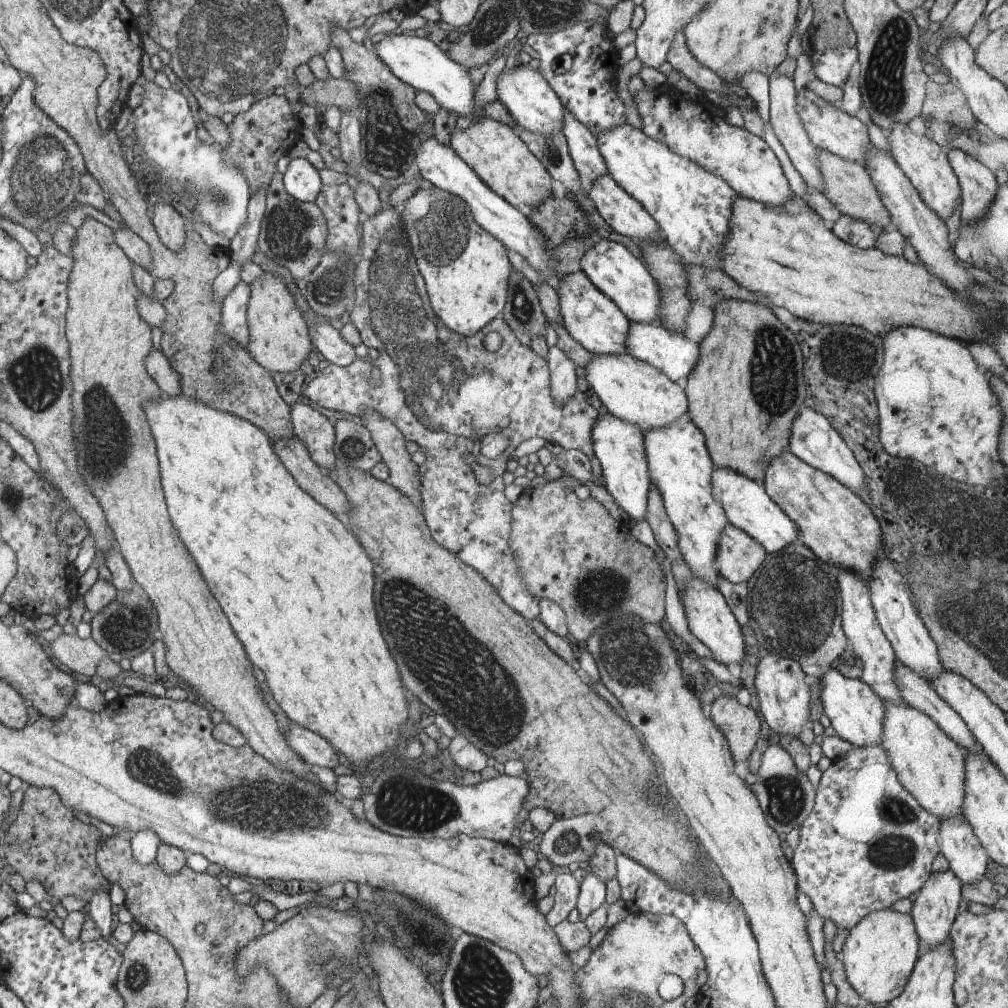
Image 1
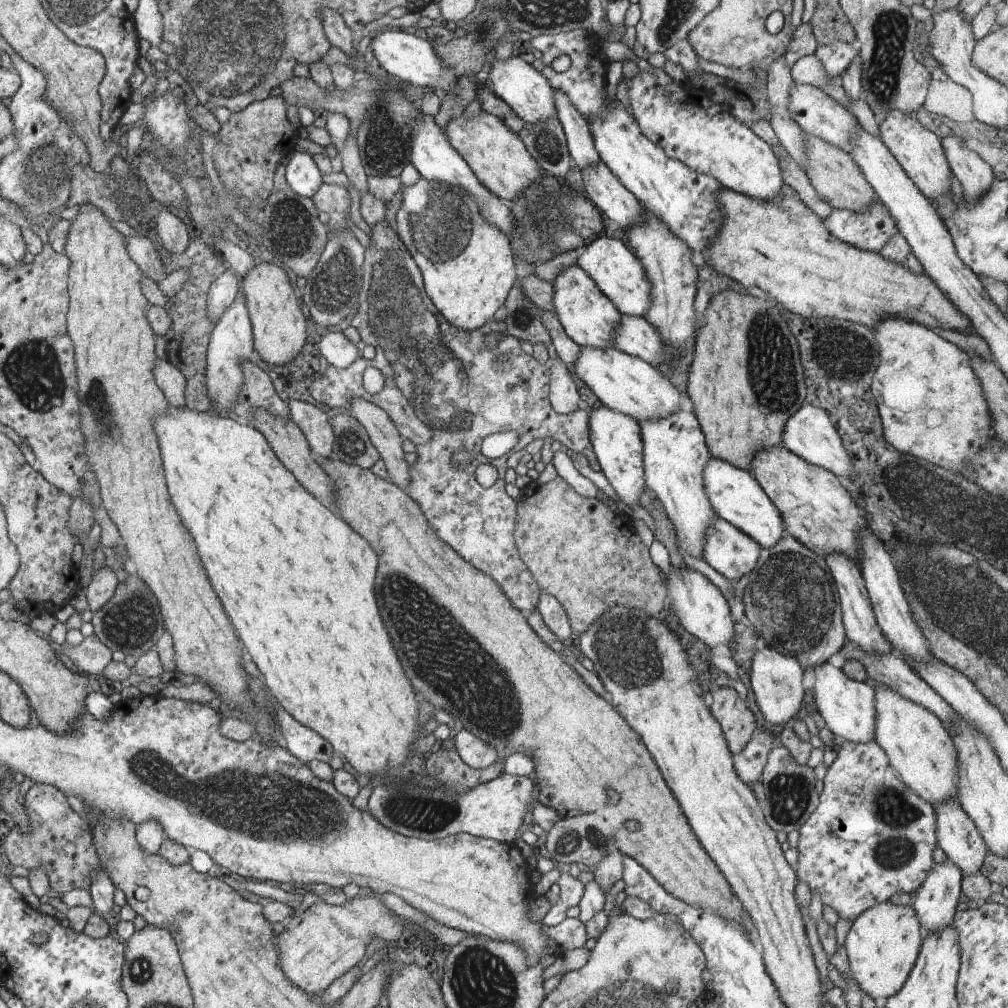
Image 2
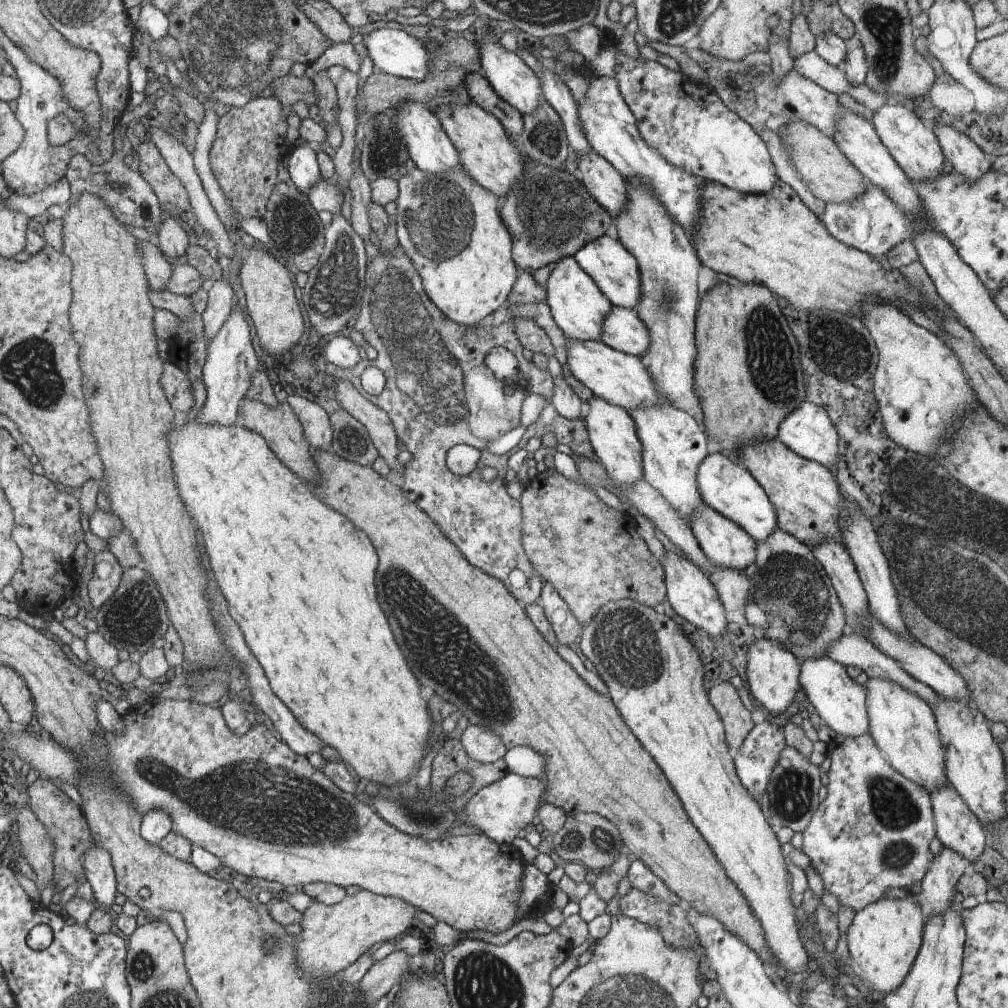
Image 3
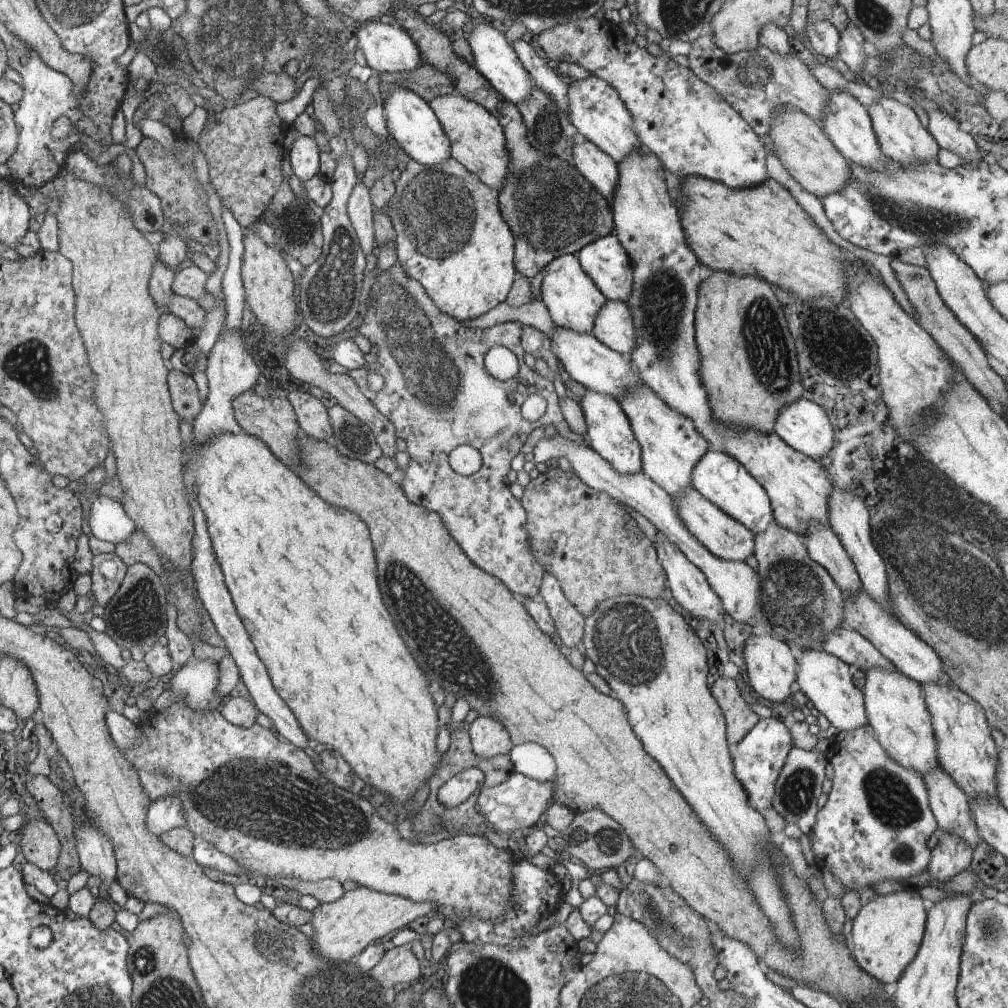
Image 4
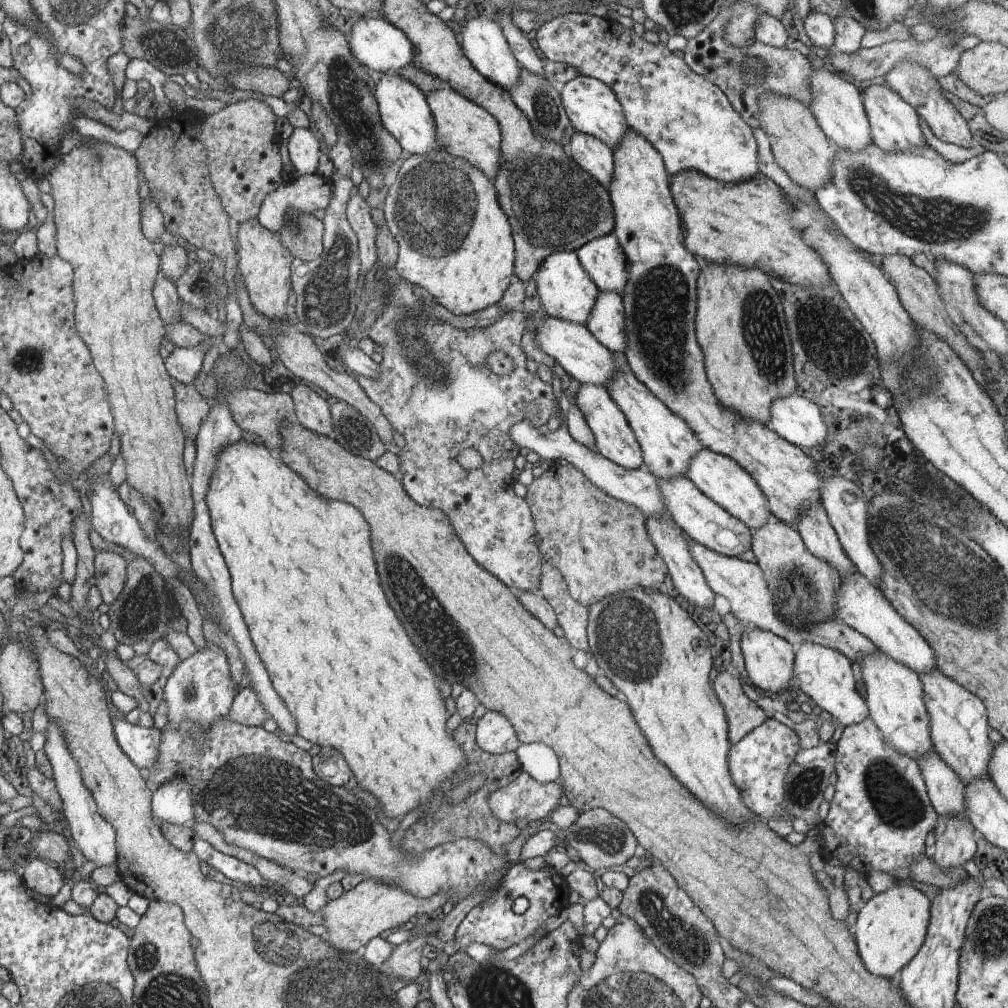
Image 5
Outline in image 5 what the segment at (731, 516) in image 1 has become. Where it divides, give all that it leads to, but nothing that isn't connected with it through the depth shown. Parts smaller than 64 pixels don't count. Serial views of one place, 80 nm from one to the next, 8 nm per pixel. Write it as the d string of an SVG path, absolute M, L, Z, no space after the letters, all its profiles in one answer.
M702 448L690 462L686 477L712 502L724 508L732 517L744 522L749 529L760 529L770 520L768 500L746 470L732 458Z

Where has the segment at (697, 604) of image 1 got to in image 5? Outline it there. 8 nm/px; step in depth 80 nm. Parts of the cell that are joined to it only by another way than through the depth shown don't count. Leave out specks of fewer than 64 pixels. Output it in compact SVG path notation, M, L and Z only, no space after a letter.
M668 516L647 518L645 525L647 526L648 535L651 537L653 546L668 568L667 574L672 579L670 584L671 590L677 590L676 592L687 599L693 606L700 606L700 608L710 608L712 606L713 608L716 594L708 587L700 566L692 558L690 544L688 544L689 540L686 540L686 536L684 536L685 532L673 520L670 520Z

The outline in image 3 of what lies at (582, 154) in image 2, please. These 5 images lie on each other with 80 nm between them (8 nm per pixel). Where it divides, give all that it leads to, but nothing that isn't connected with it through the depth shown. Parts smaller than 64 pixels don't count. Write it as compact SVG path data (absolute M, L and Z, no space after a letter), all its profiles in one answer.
M521 48L520 57L537 74L542 82L543 98L548 101L563 119L567 139L577 156L592 149L585 137L578 116L577 104L566 83L554 72L542 68L539 60L527 48Z

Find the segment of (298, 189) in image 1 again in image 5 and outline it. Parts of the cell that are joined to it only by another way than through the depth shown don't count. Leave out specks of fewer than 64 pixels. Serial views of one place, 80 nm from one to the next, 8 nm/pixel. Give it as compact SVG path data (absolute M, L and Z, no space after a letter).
M296 128L287 143L294 174L315 174L322 156L318 134L309 128Z

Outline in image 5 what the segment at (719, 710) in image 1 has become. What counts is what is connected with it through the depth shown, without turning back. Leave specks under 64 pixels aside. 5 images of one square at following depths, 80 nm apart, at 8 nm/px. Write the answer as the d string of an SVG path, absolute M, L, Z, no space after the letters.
M728 672L718 674L714 692L725 711L731 745L740 742L769 718L764 703L752 702L744 693L742 682Z

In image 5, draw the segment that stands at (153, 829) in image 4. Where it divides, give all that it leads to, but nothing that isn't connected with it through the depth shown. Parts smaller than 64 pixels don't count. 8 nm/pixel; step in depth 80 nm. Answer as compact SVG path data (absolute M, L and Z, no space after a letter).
M184 776L176 777L172 782L156 789L152 802L152 811L156 822L176 824L176 826L190 824L195 818L195 800L192 798L190 784Z

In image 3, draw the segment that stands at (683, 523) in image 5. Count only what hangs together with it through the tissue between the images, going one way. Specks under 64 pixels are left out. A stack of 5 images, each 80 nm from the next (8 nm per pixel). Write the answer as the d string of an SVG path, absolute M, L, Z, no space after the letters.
M702 503L699 509L695 510L689 526L703 553L709 561L713 562L713 565L722 569L744 571L755 562L757 542L741 526L714 510L709 504Z

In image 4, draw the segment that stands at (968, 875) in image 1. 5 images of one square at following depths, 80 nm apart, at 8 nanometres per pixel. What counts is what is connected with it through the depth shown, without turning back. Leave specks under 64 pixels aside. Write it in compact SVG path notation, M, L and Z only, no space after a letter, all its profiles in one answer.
M933 768L924 778L929 805L943 831L962 837L974 850L982 842L967 794L942 768Z

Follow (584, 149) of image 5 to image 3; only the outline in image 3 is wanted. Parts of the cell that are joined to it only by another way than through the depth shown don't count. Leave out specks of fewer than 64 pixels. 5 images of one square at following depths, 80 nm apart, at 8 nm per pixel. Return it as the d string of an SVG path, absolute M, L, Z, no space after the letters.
M590 149L578 156L581 181L598 204L612 216L618 216L627 203L625 178L601 154Z

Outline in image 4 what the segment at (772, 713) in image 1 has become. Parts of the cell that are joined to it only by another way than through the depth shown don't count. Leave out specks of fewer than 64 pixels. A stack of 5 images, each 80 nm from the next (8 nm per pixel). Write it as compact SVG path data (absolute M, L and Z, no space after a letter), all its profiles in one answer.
M774 634L751 635L745 642L744 658L748 672L749 686L756 694L774 703L784 702L795 689L797 659L792 655L787 640Z

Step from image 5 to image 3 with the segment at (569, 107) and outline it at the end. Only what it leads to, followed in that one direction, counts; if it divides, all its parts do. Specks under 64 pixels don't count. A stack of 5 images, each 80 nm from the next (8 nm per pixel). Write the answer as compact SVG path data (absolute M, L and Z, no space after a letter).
M593 75L587 88L587 97L576 102L582 130L589 146L601 154L620 172L626 182L636 181L649 189L665 206L673 221L678 222L691 238L691 228L699 221L699 188L706 182L669 163L642 138L636 117L626 104L614 79Z

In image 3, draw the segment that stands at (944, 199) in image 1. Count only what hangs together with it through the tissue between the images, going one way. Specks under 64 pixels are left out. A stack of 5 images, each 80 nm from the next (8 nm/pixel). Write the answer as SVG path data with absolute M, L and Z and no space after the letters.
M887 102L877 111L873 111L871 122L878 133L878 138L910 180L931 181L942 174L945 156L939 140L933 129L926 128L914 111L896 102L894 104Z

